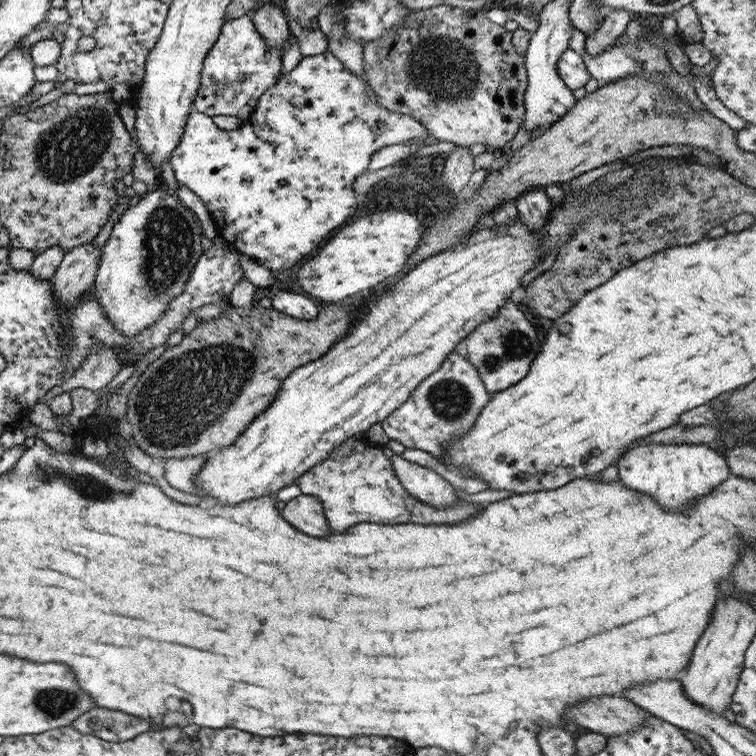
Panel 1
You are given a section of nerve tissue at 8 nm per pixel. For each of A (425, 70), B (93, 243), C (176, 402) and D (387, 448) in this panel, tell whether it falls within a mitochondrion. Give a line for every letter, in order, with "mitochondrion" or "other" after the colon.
A: mitochondrion
B: other
C: mitochondrion
D: other

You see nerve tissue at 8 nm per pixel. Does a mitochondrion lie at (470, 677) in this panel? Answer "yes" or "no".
no

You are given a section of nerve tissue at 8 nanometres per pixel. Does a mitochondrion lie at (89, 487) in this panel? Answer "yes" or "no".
yes

